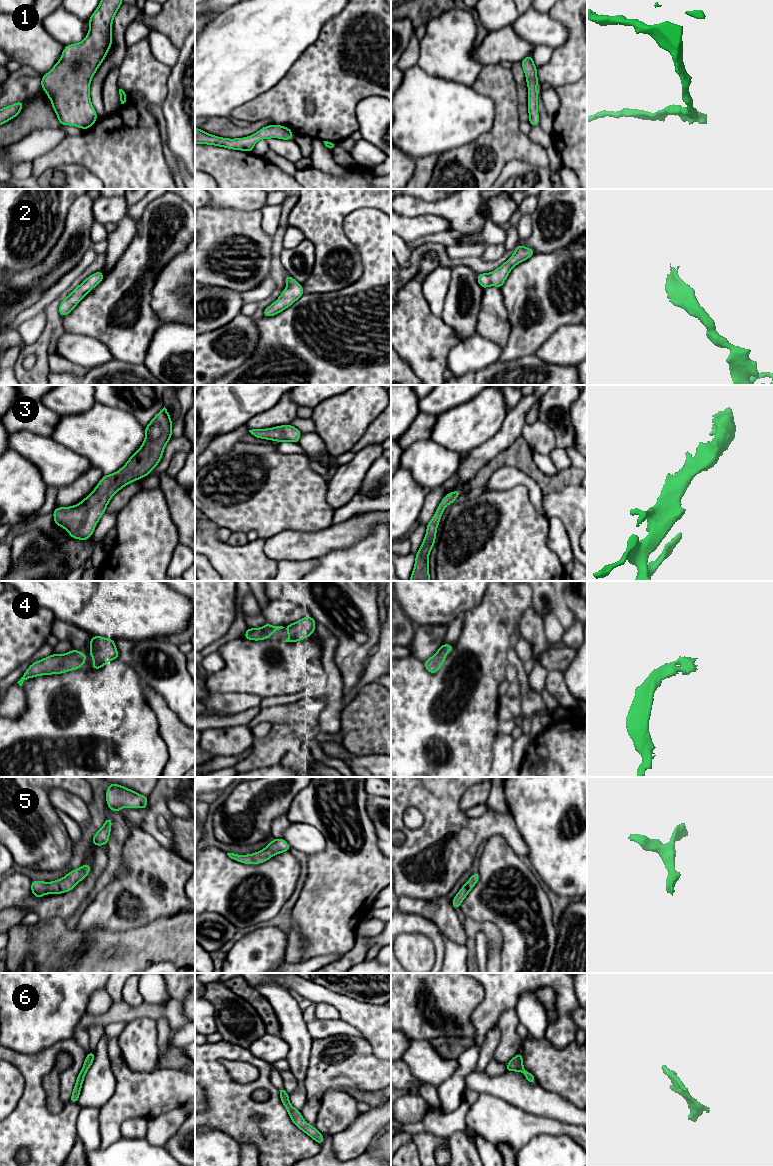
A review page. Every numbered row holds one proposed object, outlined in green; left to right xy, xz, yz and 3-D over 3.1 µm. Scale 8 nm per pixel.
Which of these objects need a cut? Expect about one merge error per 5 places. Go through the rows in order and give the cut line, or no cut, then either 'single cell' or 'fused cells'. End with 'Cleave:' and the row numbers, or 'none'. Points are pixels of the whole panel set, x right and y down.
1: no cut | single cell
2: no cut | single cell
3: no cut | single cell
4: no cut | single cell
5: no cut | single cell
6: no cut | single cell
Cleave: none

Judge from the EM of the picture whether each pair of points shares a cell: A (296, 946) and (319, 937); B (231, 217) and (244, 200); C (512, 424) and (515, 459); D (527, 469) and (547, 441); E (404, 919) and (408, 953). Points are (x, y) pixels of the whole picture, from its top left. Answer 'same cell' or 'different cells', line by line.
A: different cells
B: different cells
C: different cells
D: different cells
E: different cells

